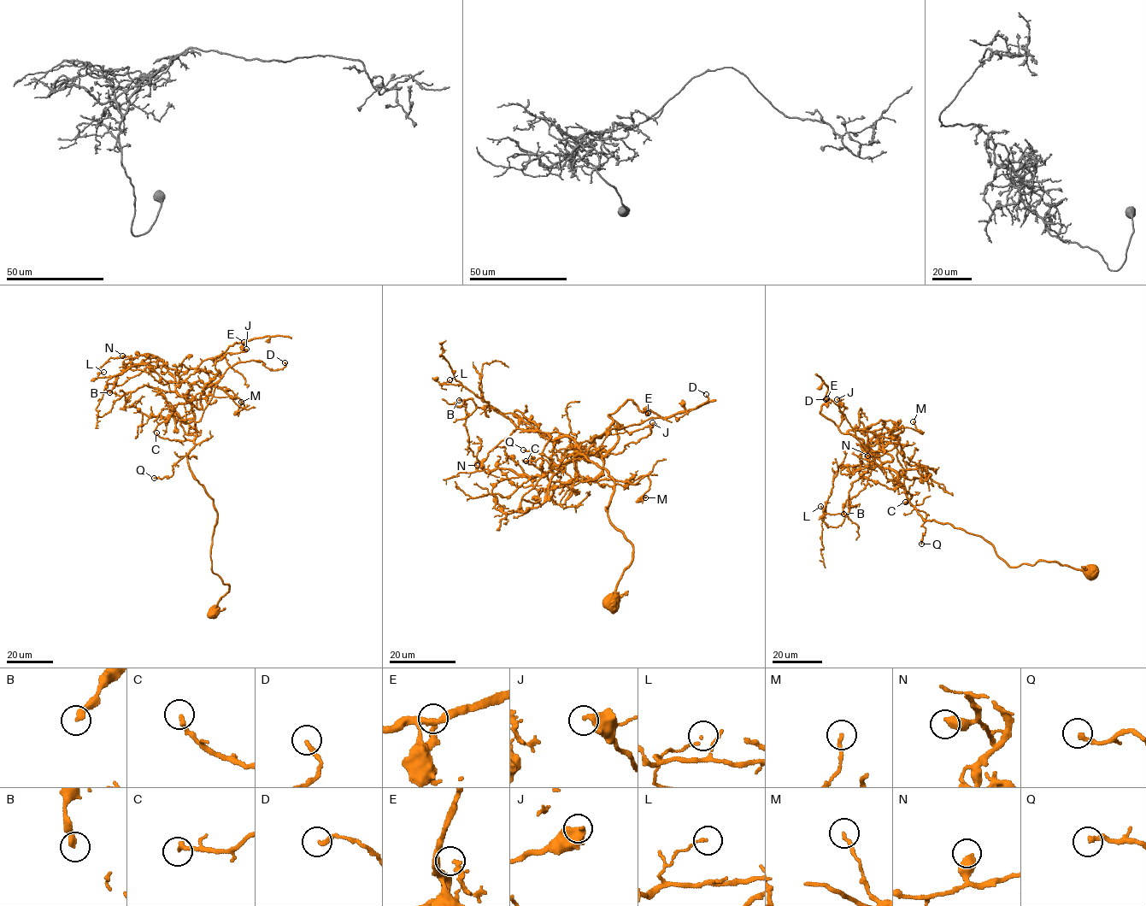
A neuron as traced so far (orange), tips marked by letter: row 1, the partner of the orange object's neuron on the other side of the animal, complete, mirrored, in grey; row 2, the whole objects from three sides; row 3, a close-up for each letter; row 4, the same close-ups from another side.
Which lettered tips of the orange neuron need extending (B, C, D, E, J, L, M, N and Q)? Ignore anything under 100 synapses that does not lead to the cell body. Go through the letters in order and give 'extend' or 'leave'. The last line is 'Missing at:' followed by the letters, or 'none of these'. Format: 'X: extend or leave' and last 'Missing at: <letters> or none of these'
B: leave
C: leave
D: leave
E: leave
J: leave
L: leave
M: leave
N: leave
Q: leave
Missing at: none of these

